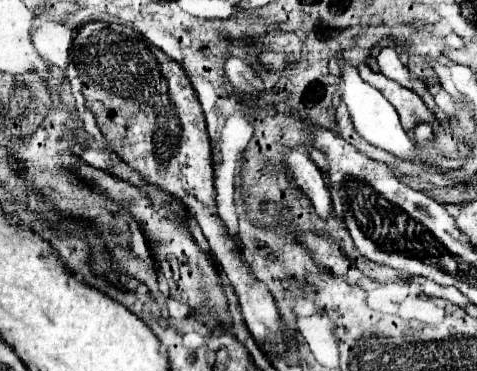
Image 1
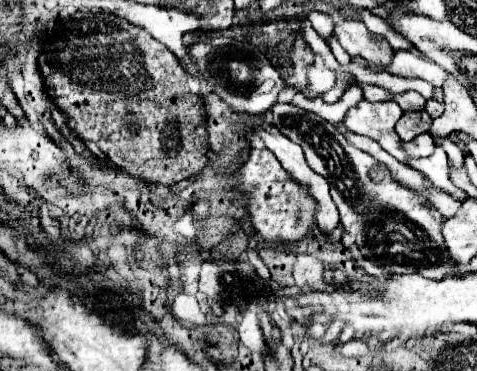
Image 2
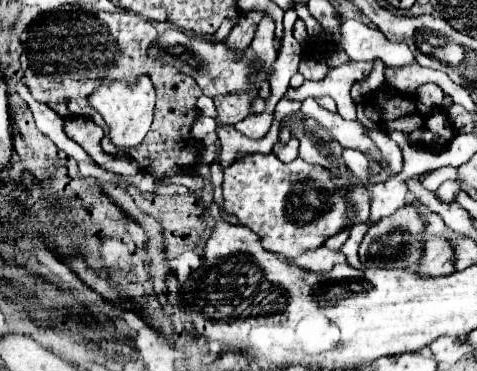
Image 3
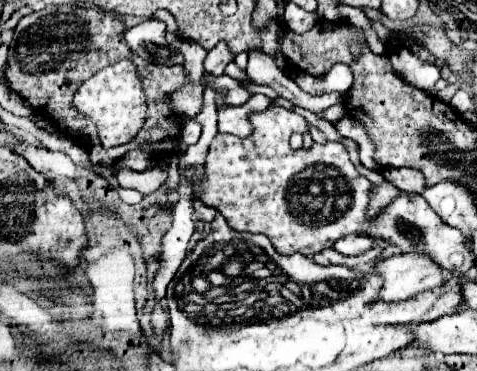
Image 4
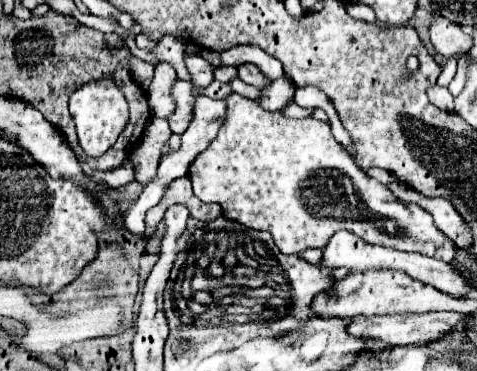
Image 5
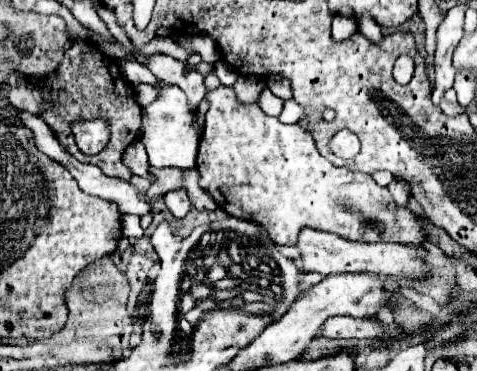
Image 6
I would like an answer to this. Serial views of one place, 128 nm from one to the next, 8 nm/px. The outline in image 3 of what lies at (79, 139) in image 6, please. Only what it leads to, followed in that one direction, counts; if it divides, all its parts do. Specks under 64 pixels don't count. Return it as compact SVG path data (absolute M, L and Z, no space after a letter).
M142 76L138 80L138 84L128 86L122 82L108 82L108 84L100 84L100 88L96 88L96 92L90 96L90 104L92 108L96 108L102 118L106 120L108 128L110 128L110 140L112 144L120 146L120 148L128 148L128 146L136 146L144 140L146 132L150 130L152 124L152 110L154 110L154 86L152 82L146 80L146 76Z

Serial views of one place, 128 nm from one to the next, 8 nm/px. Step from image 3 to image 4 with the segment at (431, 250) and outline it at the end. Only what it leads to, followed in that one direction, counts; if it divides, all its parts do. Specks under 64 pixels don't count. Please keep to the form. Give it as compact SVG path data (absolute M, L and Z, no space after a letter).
M426 252L390 256L382 260L374 270L384 280L380 298L388 302L406 300L408 296L416 296L416 292L438 288L444 274L444 270Z

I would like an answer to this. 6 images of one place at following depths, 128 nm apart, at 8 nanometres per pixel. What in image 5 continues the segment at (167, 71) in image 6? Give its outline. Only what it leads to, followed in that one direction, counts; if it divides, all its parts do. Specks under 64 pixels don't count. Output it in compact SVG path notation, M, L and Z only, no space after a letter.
M202 56L186 58L186 66L188 66L188 72L192 74L194 86L206 88L214 80L214 66L208 60L204 60Z

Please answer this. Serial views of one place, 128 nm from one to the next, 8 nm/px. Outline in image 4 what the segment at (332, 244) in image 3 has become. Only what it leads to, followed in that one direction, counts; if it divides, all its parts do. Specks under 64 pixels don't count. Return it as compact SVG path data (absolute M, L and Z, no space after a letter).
M356 234L342 236L334 244L334 250L344 256L358 256L358 254L364 254L368 248L372 248L372 238L364 238L364 236L356 236Z

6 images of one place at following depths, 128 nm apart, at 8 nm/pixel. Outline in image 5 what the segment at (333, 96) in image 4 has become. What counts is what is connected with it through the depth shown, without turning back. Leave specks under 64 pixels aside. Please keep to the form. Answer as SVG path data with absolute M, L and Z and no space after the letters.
M248 64L248 66L240 66L238 68L238 74L240 74L240 80L250 84L250 86L256 86L256 88L268 88L272 84L270 78L266 78L254 64Z

